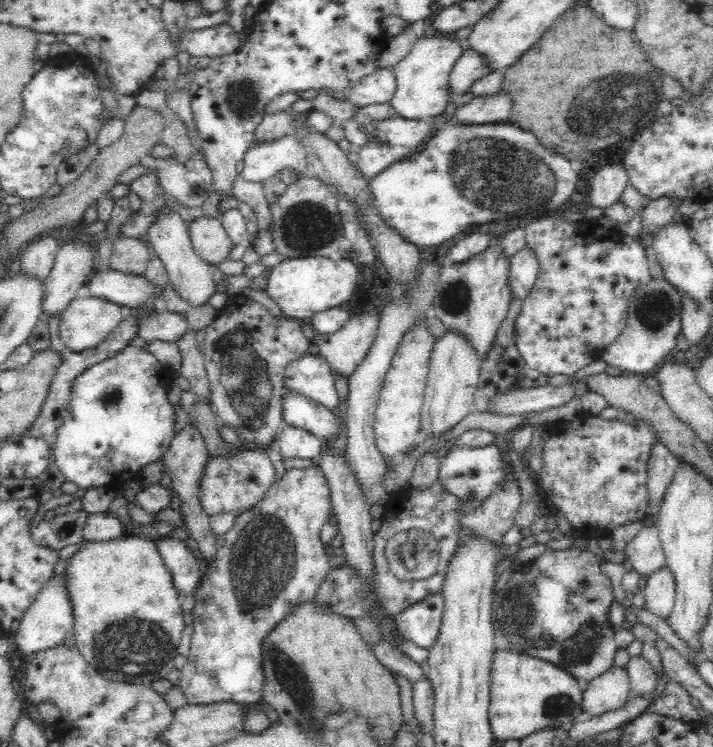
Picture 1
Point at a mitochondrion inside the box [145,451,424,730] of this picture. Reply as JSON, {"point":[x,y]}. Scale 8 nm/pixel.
{"point":[262,563]}

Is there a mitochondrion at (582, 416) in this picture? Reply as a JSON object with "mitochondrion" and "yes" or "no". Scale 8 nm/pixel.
{"mitochondrion":"no"}

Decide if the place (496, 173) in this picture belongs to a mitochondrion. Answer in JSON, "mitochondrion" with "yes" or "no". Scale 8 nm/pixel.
{"mitochondrion":"yes"}

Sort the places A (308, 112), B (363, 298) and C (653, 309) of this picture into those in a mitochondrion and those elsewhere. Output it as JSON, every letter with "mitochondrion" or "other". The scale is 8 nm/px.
{"A":"other","B":"other","C":"mitochondrion"}

